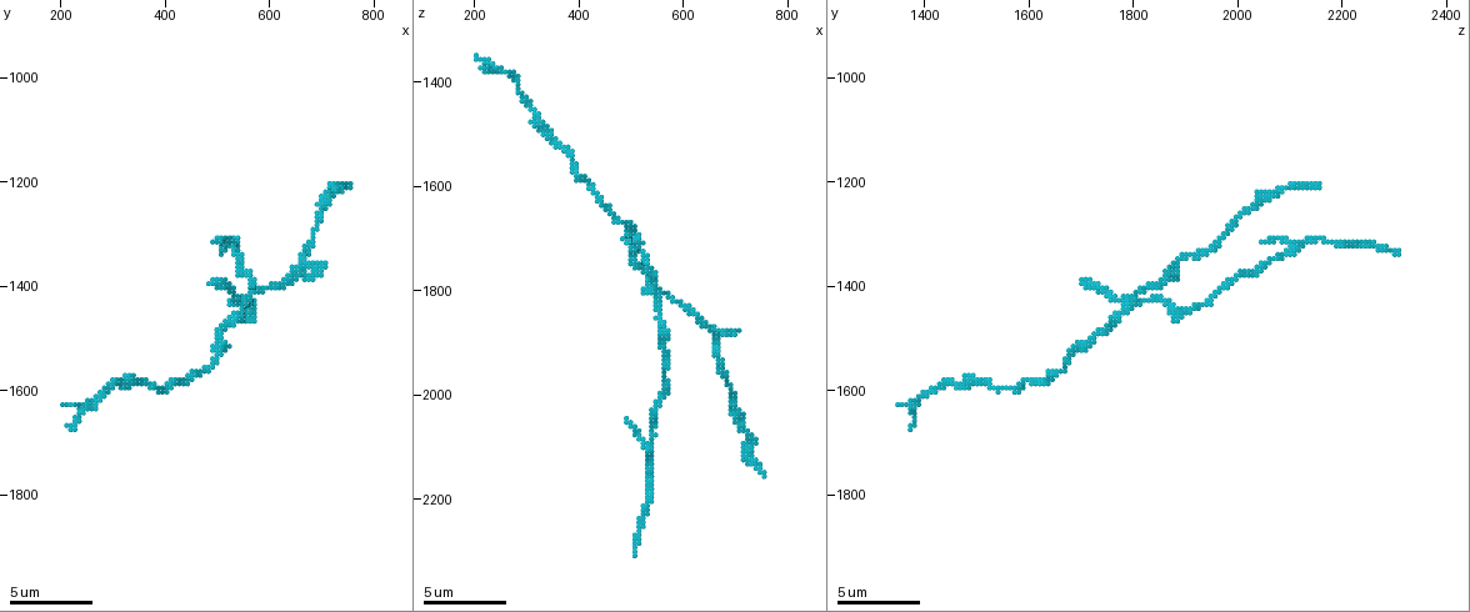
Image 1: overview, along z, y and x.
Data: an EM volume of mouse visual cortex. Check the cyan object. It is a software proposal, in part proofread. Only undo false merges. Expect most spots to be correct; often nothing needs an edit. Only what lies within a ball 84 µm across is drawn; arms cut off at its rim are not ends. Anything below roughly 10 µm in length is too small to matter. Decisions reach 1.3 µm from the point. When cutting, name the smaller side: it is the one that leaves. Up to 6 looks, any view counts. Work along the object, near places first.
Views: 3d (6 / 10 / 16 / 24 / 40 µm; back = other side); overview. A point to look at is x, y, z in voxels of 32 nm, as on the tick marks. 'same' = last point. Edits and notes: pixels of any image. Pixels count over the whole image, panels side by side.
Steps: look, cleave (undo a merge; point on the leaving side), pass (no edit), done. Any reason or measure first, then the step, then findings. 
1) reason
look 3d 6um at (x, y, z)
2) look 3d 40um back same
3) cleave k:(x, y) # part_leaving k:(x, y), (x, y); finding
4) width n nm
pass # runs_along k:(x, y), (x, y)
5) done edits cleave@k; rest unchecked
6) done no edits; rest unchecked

thick turns thin
look 3d 10um at (665, 1350, 1885)

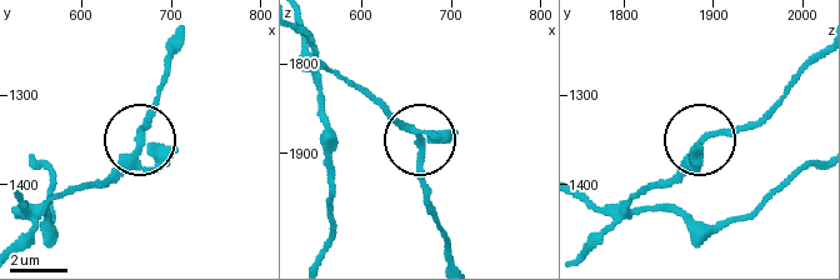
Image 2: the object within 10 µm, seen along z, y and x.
pass # runs_along 2:(30, 229), (49, 203), (99, 180), (143, 138), (143, 119); one neuron here

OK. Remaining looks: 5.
look 3d 10um at (540, 1455, 1780)

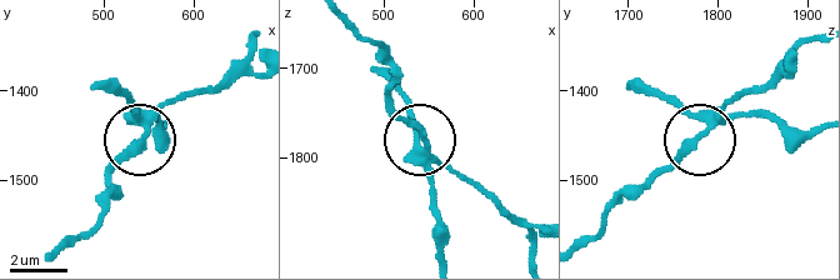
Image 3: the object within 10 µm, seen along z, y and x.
cleave 3:(134, 103) # part_leaving 3:(426, 158), (441, 256); two neurons meet here

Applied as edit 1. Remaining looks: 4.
sudden change in width
look 3d 6um at (690, 1260, 2010)

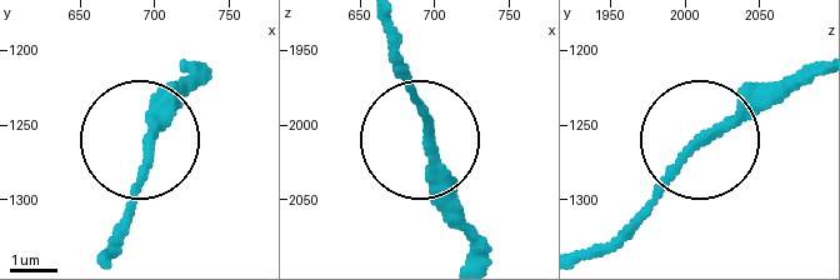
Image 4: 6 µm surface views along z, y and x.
look 3d 6um back at (698, 1266, 2006)

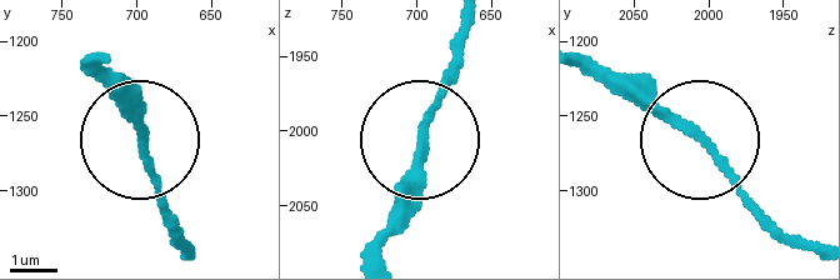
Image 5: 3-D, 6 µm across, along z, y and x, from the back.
width 180 nm
pass # runs_along 5:(819, 250), (620, 75); continuous, no second neuron

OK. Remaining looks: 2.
done edits cleave@3; rest unchecked

